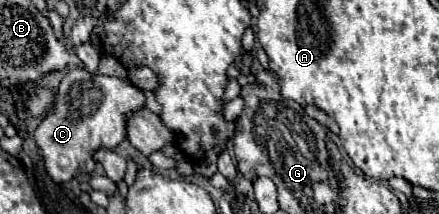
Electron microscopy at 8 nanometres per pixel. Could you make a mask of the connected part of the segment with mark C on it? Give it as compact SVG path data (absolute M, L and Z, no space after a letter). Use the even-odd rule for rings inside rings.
M73 68L57 88L55 108L35 130L35 142L41 148L45 170L53 182L69 182L73 176L95 170L93 152L97 148L115 148L127 138L129 114L145 108L145 94L129 80L117 76L97 76Z

